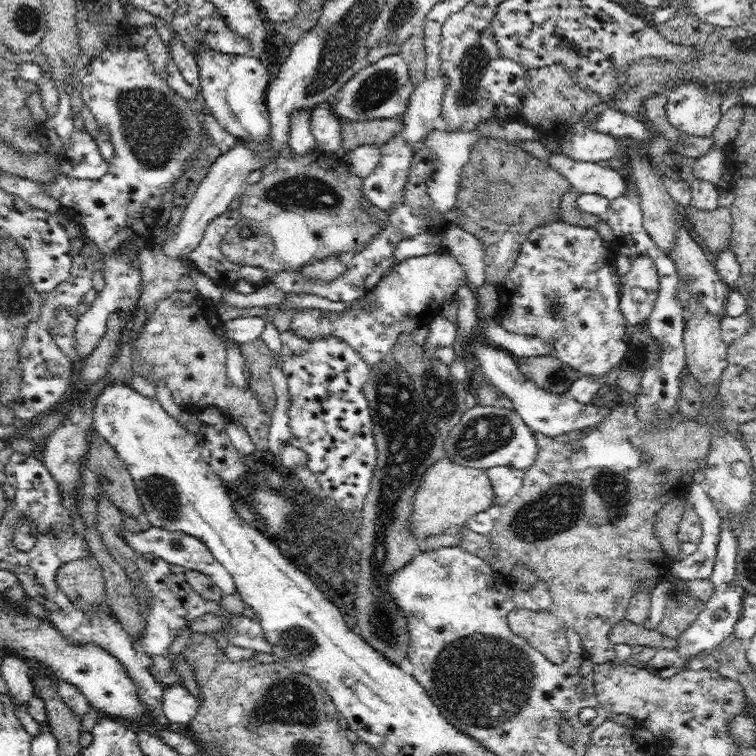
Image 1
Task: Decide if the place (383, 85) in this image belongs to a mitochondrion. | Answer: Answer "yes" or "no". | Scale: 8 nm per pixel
yes

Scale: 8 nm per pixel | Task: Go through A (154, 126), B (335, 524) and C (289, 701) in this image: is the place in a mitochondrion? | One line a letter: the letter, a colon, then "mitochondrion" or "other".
A: mitochondrion
B: mitochondrion
C: mitochondrion

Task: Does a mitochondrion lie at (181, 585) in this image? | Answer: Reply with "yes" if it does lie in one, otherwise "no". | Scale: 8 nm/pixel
no

